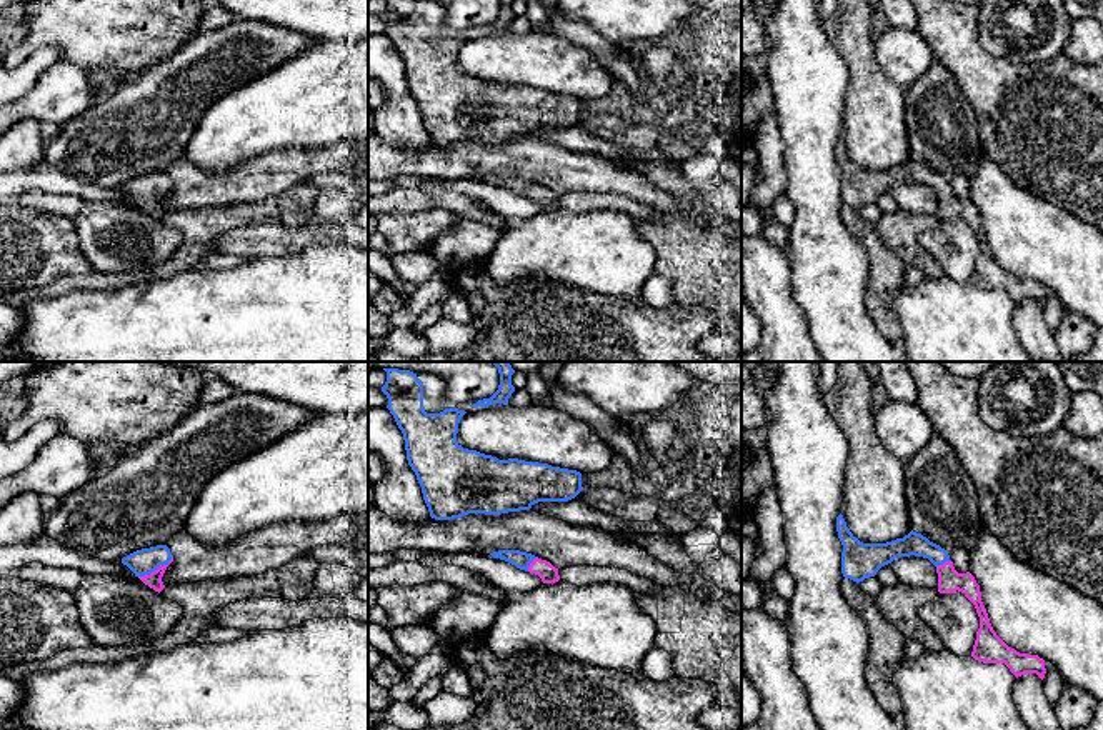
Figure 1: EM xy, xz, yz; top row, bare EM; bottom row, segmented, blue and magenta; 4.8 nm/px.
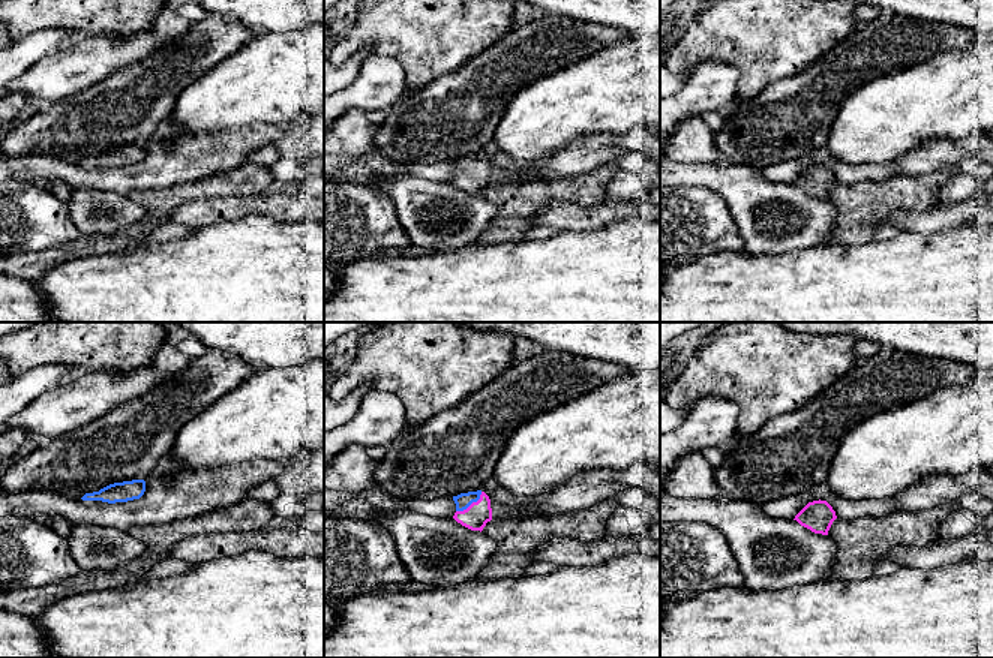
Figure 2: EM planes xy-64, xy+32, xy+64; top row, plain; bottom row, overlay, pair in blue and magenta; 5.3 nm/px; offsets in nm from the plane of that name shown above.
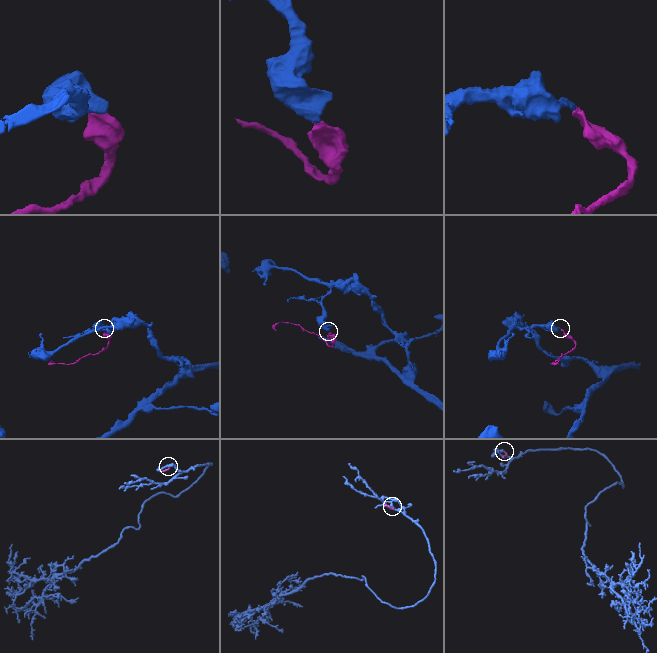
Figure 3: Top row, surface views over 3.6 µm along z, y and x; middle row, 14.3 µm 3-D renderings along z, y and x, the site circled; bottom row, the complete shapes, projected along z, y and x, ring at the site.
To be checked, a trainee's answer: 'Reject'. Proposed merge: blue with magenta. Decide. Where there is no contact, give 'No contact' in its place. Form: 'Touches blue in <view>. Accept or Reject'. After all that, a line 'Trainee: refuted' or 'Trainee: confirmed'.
Touches blue in xy. Accept
Trainee: refuted

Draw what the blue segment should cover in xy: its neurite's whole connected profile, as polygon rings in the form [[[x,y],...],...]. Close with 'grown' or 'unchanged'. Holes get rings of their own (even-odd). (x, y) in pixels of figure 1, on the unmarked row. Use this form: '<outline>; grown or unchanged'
[[[167,172],[142,175],[122,185],[135,203],[158,220],[165,215],[162,203],[172,188],[173,182]]]; grown

